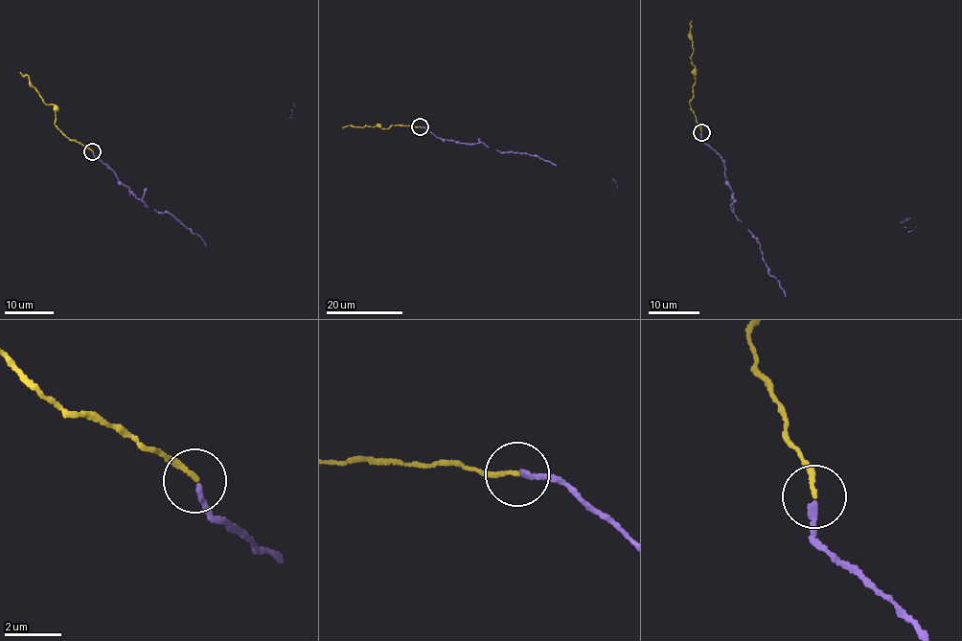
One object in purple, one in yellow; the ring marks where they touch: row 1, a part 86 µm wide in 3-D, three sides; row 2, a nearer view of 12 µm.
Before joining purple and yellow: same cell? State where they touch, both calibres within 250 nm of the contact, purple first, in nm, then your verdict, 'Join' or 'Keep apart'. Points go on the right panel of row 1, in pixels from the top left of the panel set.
Place: (701, 132). Thickness 180 nm (purple) against 170 nm. Keep apart

